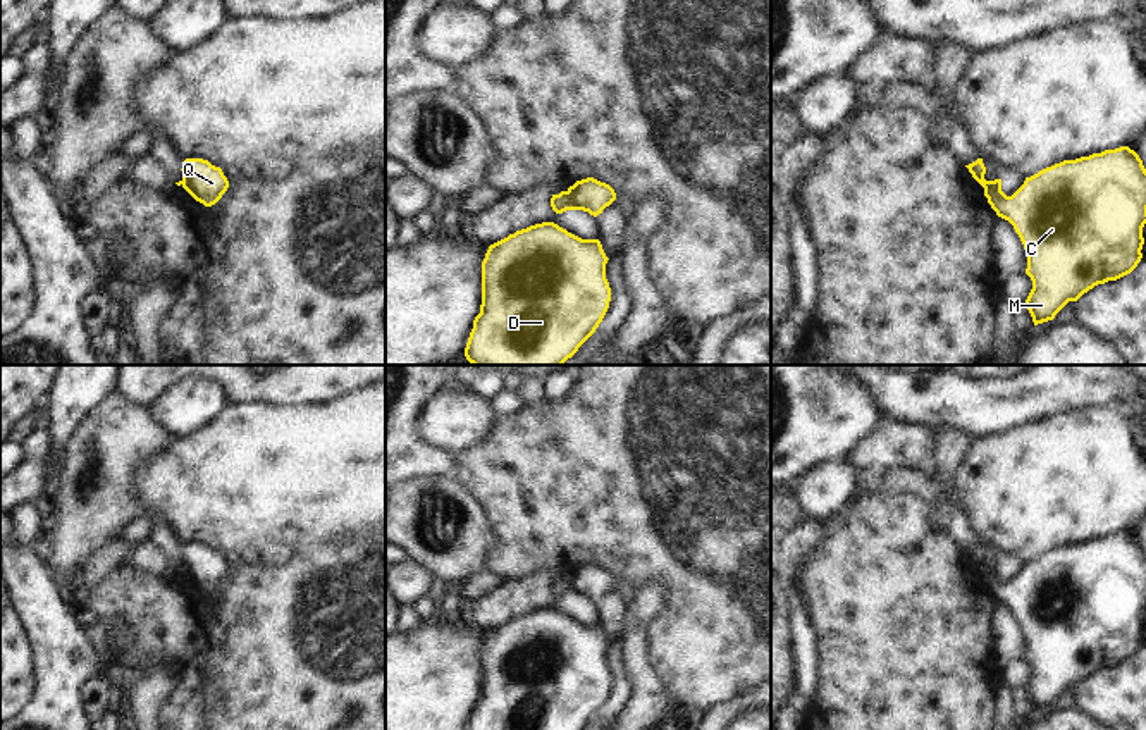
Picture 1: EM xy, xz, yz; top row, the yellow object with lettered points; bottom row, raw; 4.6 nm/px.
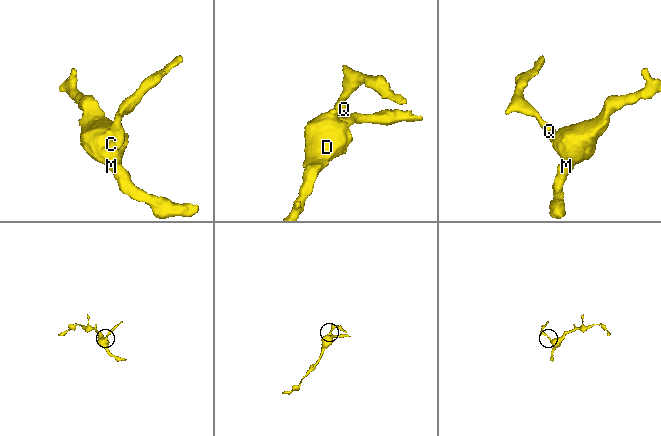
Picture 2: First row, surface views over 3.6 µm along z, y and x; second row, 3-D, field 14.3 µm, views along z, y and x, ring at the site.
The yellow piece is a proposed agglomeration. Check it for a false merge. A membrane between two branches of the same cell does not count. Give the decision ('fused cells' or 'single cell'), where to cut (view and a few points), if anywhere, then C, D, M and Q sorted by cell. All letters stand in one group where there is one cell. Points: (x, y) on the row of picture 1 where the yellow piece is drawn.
fused cells | xz (566, 191), (572, 209) | C D M / Q

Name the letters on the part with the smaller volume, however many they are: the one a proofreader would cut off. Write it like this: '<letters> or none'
Q

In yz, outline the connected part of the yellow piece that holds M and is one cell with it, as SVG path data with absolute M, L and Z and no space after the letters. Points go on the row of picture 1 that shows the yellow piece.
M1129 146L1105 150L1075 160L1063 160L1026 177L1024 184L1007 196L1001 179L989 181L984 196L998 217L1008 220L1019 234L1026 255L1026 274L1032 289L1026 300L1034 325L1053 320L1069 303L1077 301L1098 284L1117 281L1131 274L1143 258L1143 227L1146 224L1146 169L1139 155Z

